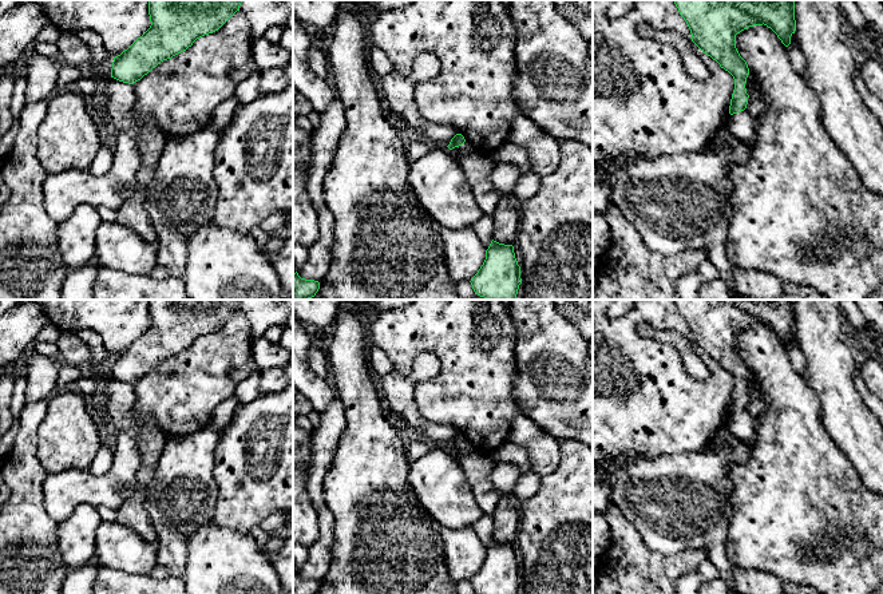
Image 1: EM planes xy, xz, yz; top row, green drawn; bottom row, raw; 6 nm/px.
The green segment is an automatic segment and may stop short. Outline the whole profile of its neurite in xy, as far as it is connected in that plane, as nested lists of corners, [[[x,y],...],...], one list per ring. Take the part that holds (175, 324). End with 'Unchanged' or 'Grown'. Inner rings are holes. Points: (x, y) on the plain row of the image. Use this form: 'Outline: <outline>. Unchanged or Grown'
Outline: [[[147,300],[151,325],[127,349],[114,357],[111,377],[134,384],[161,361],[186,351],[193,342],[218,330],[237,310],[242,300]]]. Unchanged

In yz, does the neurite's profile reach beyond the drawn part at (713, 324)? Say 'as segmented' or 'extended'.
as segmented

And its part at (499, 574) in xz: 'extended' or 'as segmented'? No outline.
as segmented

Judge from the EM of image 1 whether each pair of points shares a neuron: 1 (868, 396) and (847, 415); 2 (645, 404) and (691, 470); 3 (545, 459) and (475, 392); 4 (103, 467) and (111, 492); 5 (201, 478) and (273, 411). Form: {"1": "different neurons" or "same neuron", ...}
{"1": "different neurons", "2": "different neurons", "3": "different neurons", "4": "different neurons", "5": "different neurons"}

